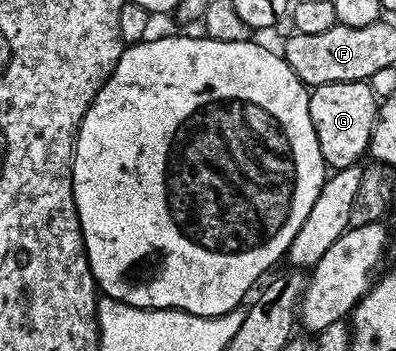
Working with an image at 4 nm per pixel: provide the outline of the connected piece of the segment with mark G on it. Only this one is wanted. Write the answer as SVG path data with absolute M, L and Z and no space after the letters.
M339 81L315 86L308 106L325 166L333 170L353 168L356 160L368 153L378 112L378 98L367 81Z

